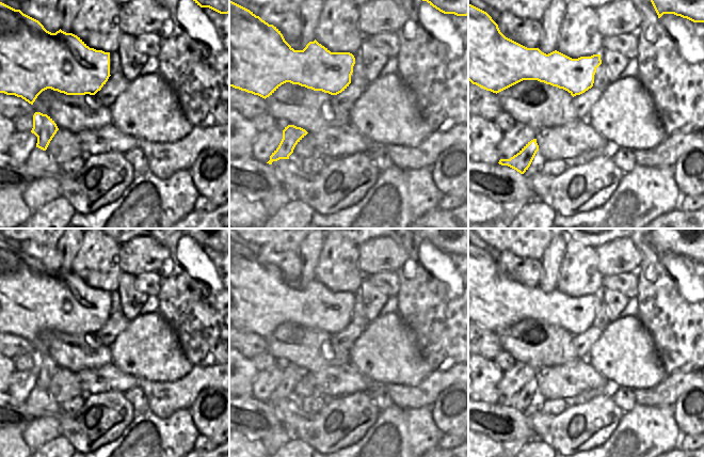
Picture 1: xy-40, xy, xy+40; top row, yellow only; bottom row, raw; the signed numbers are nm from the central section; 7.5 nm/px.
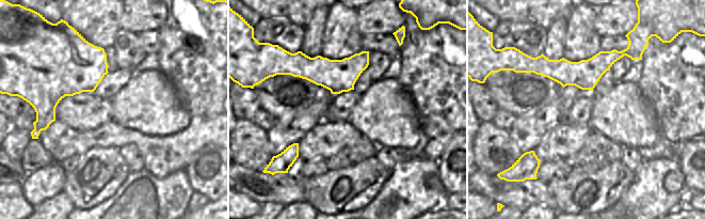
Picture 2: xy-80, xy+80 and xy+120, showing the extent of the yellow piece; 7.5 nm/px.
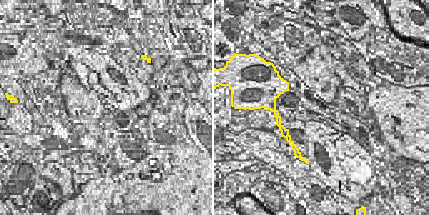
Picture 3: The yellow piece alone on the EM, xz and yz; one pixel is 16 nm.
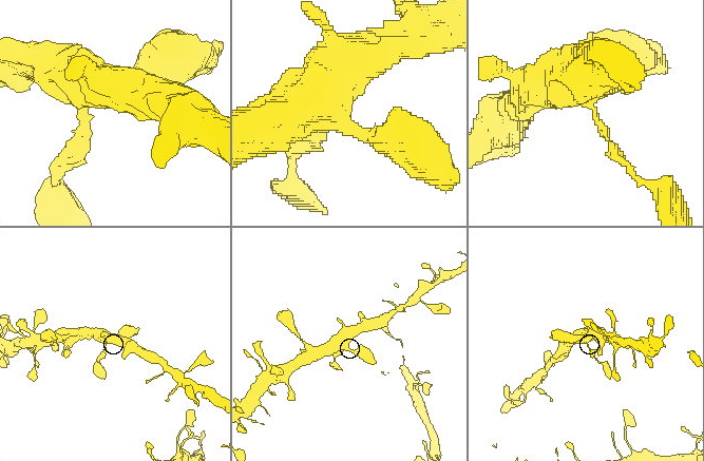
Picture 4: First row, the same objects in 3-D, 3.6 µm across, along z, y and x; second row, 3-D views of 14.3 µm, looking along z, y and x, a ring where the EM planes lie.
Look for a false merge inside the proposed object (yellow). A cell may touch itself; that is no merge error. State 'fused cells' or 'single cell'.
single cell

